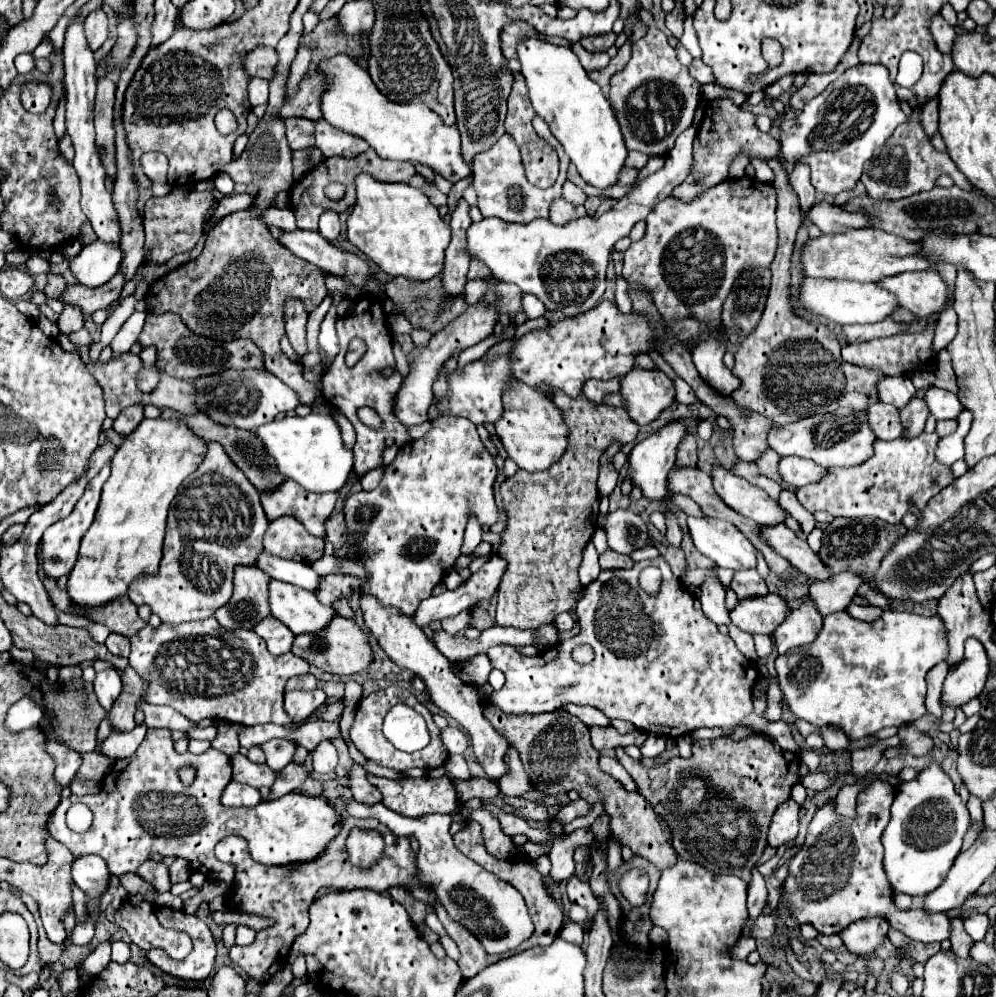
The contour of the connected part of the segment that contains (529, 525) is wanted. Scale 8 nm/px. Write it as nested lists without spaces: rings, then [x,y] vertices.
[[[543,392],[547,394],[553,404],[561,410],[563,414],[563,420],[565,420],[565,426],[569,428],[569,444],[567,444],[567,450],[563,452],[561,460],[557,460],[557,464],[549,466],[549,470],[543,470],[543,472],[525,472],[525,470],[517,470],[515,476],[507,478],[503,484],[501,484],[501,500],[503,500],[503,510],[507,514],[507,526],[505,530],[501,532],[501,546],[499,546],[499,556],[503,556],[503,560],[507,560],[507,568],[505,568],[505,574],[501,578],[501,584],[499,584],[499,604],[497,604],[497,624],[499,626],[515,626],[515,628],[539,628],[539,626],[545,626],[549,624],[557,614],[561,612],[567,612],[573,604],[573,598],[577,592],[581,592],[581,582],[577,578],[577,570],[579,570],[579,564],[581,564],[581,558],[583,558],[583,548],[587,546],[587,542],[591,540],[591,536],[595,534],[595,526],[597,526],[597,516],[599,516],[599,490],[597,490],[597,466],[599,466],[599,456],[605,452],[605,448],[609,446],[611,440],[615,440],[622,445],[626,445],[635,440],[640,427],[633,421],[629,420],[629,414],[623,410],[623,408],[613,408],[613,406],[605,406],[605,404],[593,404],[589,400],[585,400],[585,394],[581,392],[581,396],[577,396],[577,400],[573,400],[571,396],[565,396],[565,392]]]

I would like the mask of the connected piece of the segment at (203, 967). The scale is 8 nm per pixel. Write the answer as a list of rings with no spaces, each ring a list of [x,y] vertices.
[[[155,908],[155,914],[157,914],[159,922],[165,924],[165,928],[175,928],[175,930],[187,932],[193,940],[193,950],[185,960],[179,960],[179,962],[169,960],[169,956],[165,956],[165,952],[161,952],[161,950],[151,950],[147,954],[147,958],[171,976],[177,976],[183,980],[205,980],[209,976],[209,972],[213,970],[213,962],[215,962],[215,954],[217,954],[213,934],[207,928],[207,924],[191,914],[171,912],[167,908]]]

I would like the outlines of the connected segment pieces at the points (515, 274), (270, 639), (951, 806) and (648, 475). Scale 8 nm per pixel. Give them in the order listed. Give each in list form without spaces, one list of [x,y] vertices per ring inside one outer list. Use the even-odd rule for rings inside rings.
[[[689,126],[667,154],[665,166],[647,176],[637,190],[621,198],[615,208],[599,216],[599,220],[585,216],[571,220],[565,226],[555,226],[551,220],[543,218],[529,224],[511,224],[499,218],[483,218],[481,222],[471,222],[467,230],[469,258],[485,262],[497,280],[517,284],[523,292],[535,294],[551,312],[559,310],[565,316],[579,316],[591,310],[605,292],[605,270],[613,244],[627,236],[635,222],[645,220],[653,206],[667,198],[669,192],[685,180],[693,164],[693,138],[695,126]]]
[[[267,616],[265,620],[259,620],[253,626],[253,632],[259,634],[267,642],[269,652],[275,654],[275,656],[289,652],[291,650],[291,644],[293,644],[293,638],[295,638],[295,634],[289,632],[289,628],[285,624],[281,624],[273,616]]]
[[[931,762],[925,770],[921,770],[915,780],[901,782],[897,788],[895,802],[891,806],[891,820],[881,838],[885,848],[883,868],[893,892],[901,892],[909,896],[927,896],[929,892],[933,892],[933,888],[937,888],[945,880],[953,860],[957,858],[967,828],[969,828],[969,812],[961,802],[959,794],[955,792],[951,778],[937,762]]]
[[[671,422],[671,424],[663,426],[661,430],[657,430],[655,434],[651,434],[649,438],[637,442],[633,446],[633,450],[629,452],[627,478],[631,480],[631,484],[635,488],[641,488],[643,498],[647,498],[651,502],[665,498],[665,494],[667,494],[667,472],[675,464],[675,452],[677,452],[677,446],[679,446],[683,436],[685,436],[685,426],[681,422]]]

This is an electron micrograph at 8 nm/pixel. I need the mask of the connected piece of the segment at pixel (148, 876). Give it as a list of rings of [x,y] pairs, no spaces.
[[[147,860],[145,864],[141,864],[137,868],[137,874],[141,876],[141,880],[149,882],[155,890],[159,892],[167,892],[171,888],[171,882],[169,882],[169,872],[167,872],[167,866],[163,862],[155,862],[155,860]]]

